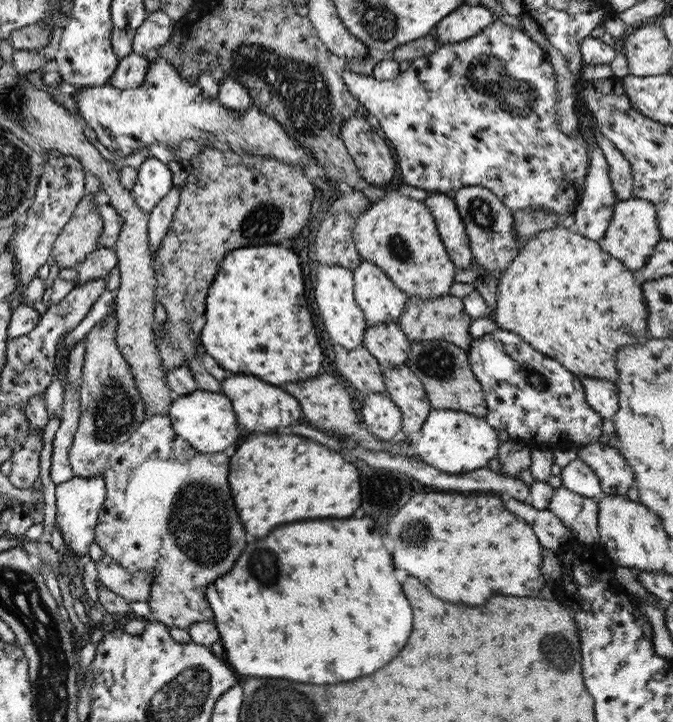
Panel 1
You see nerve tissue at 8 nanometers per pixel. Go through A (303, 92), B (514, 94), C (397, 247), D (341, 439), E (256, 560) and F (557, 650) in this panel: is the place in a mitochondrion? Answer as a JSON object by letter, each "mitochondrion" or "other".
{"A":"mitochondrion","B":"mitochondrion","C":"mitochondrion","D":"other","E":"mitochondrion","F":"mitochondrion"}

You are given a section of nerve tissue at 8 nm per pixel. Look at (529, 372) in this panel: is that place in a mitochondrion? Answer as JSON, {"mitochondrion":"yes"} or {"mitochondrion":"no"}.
{"mitochondrion":"no"}

